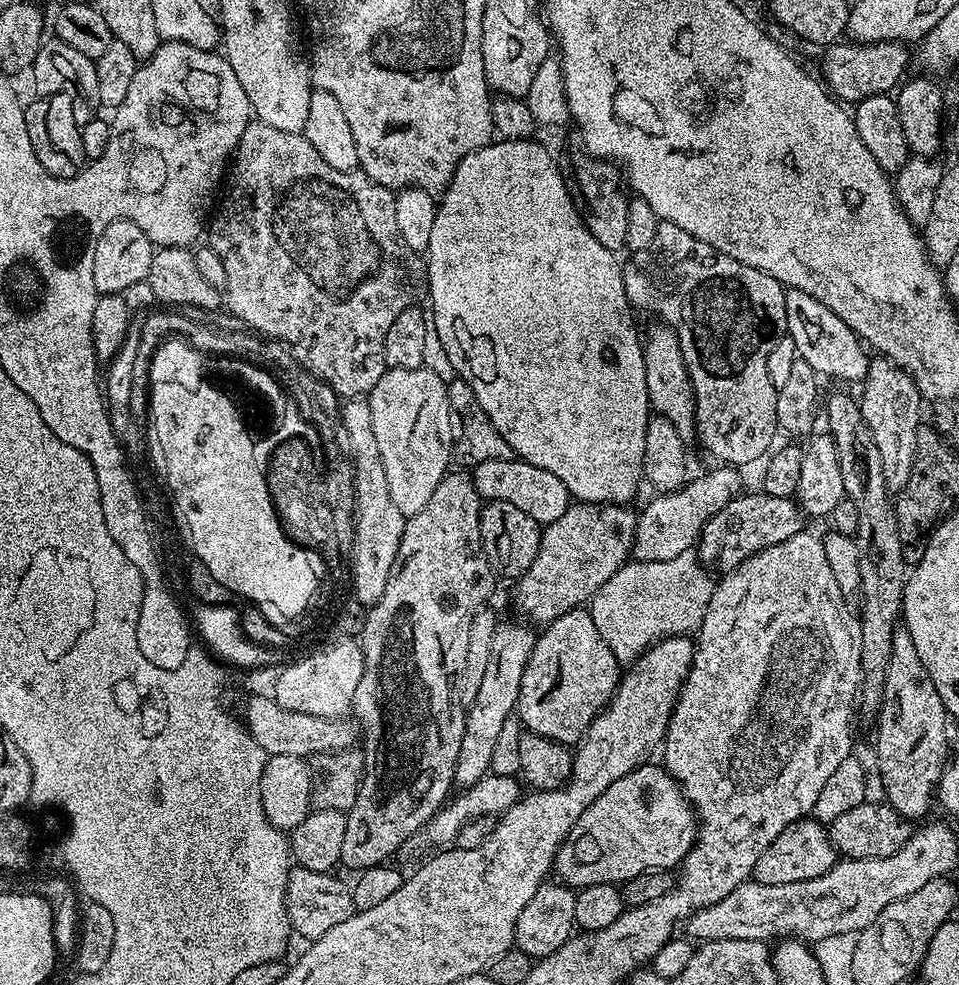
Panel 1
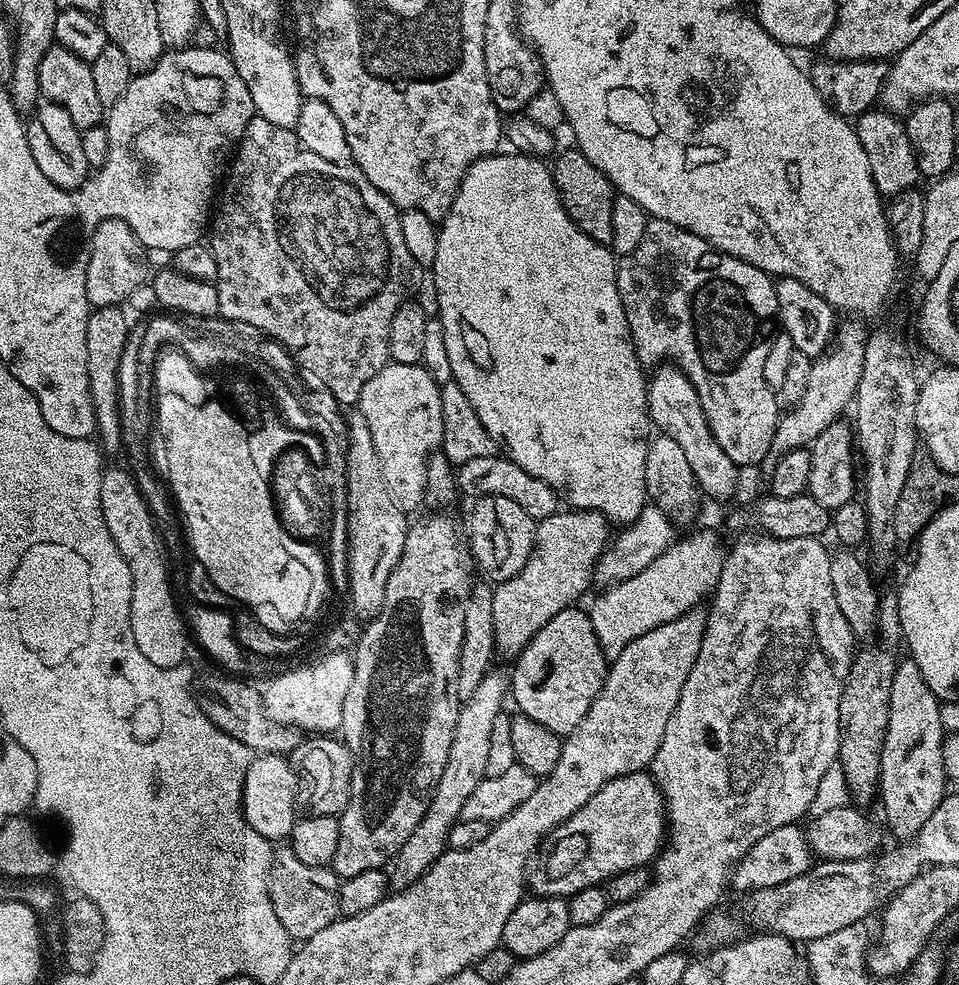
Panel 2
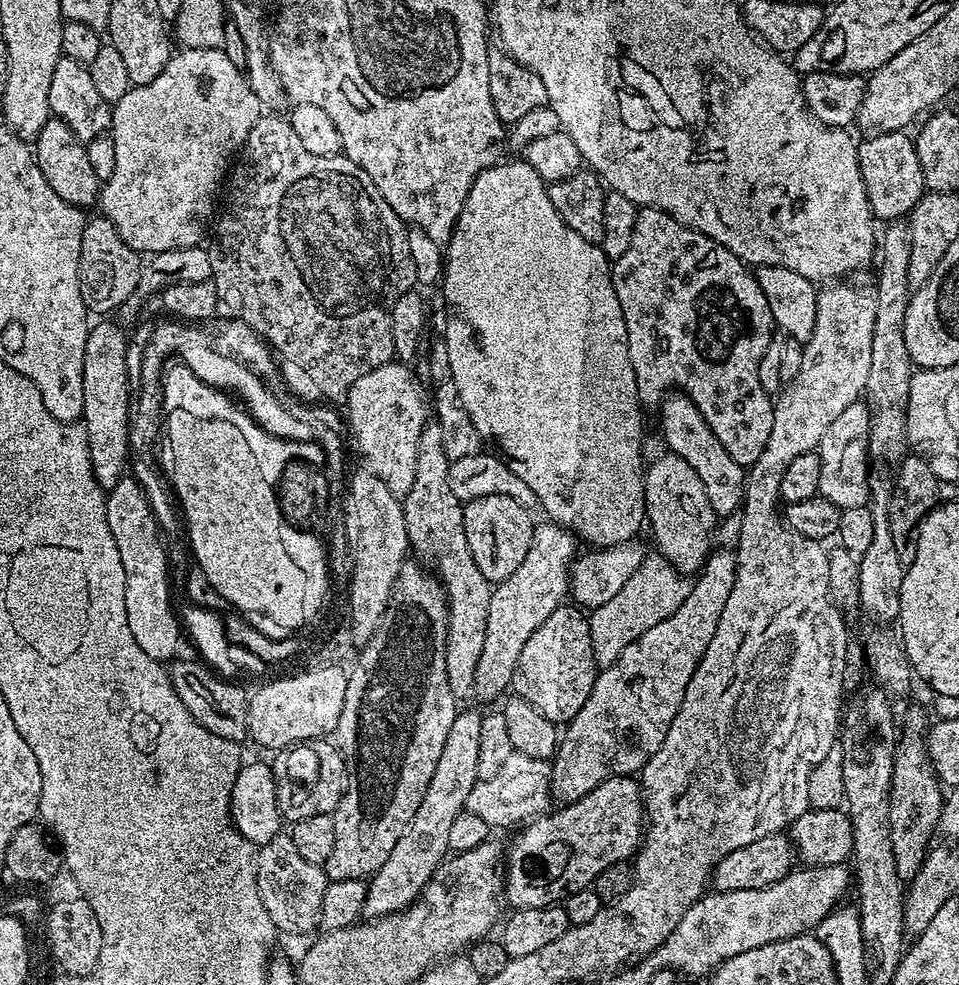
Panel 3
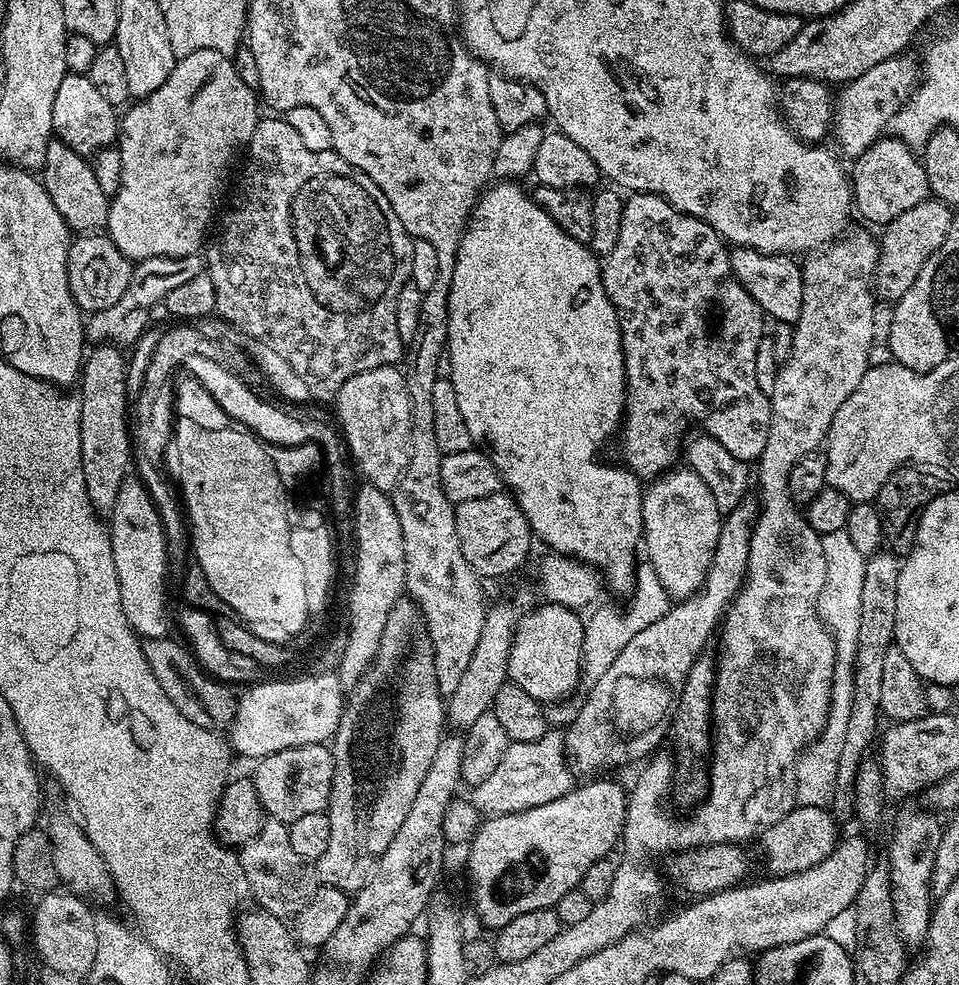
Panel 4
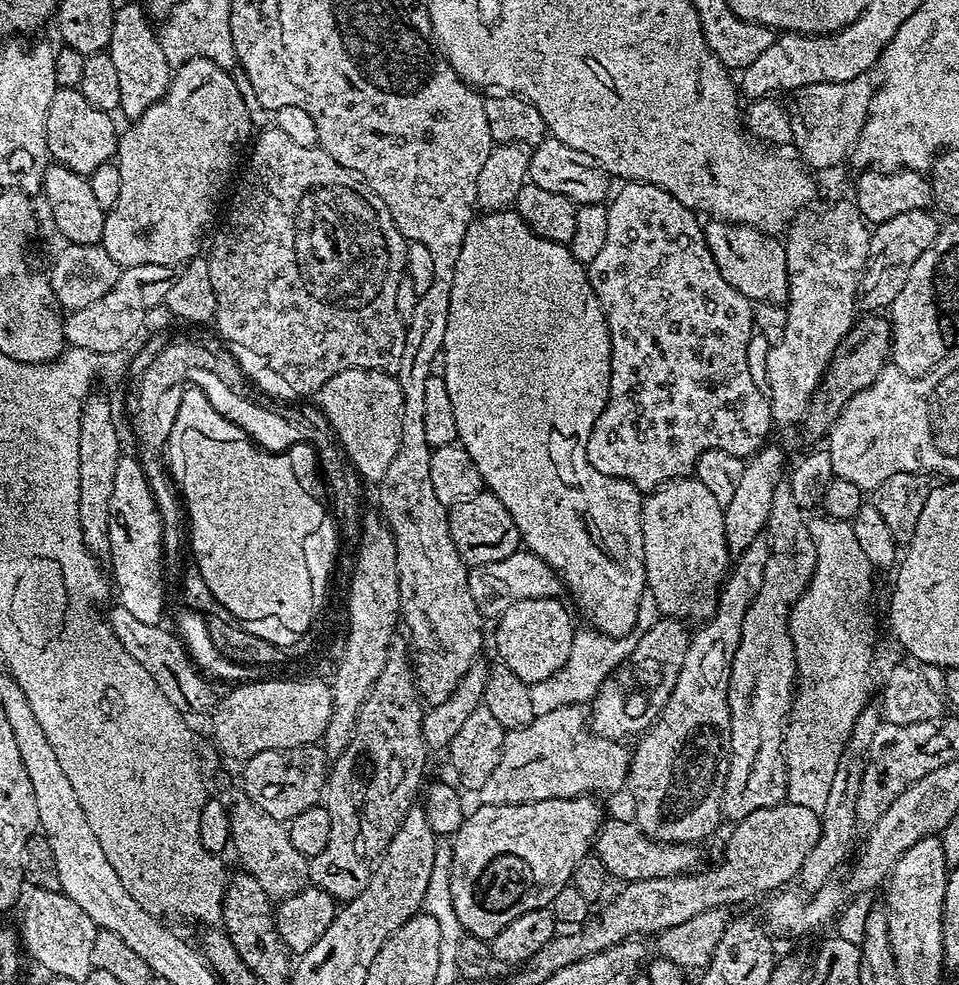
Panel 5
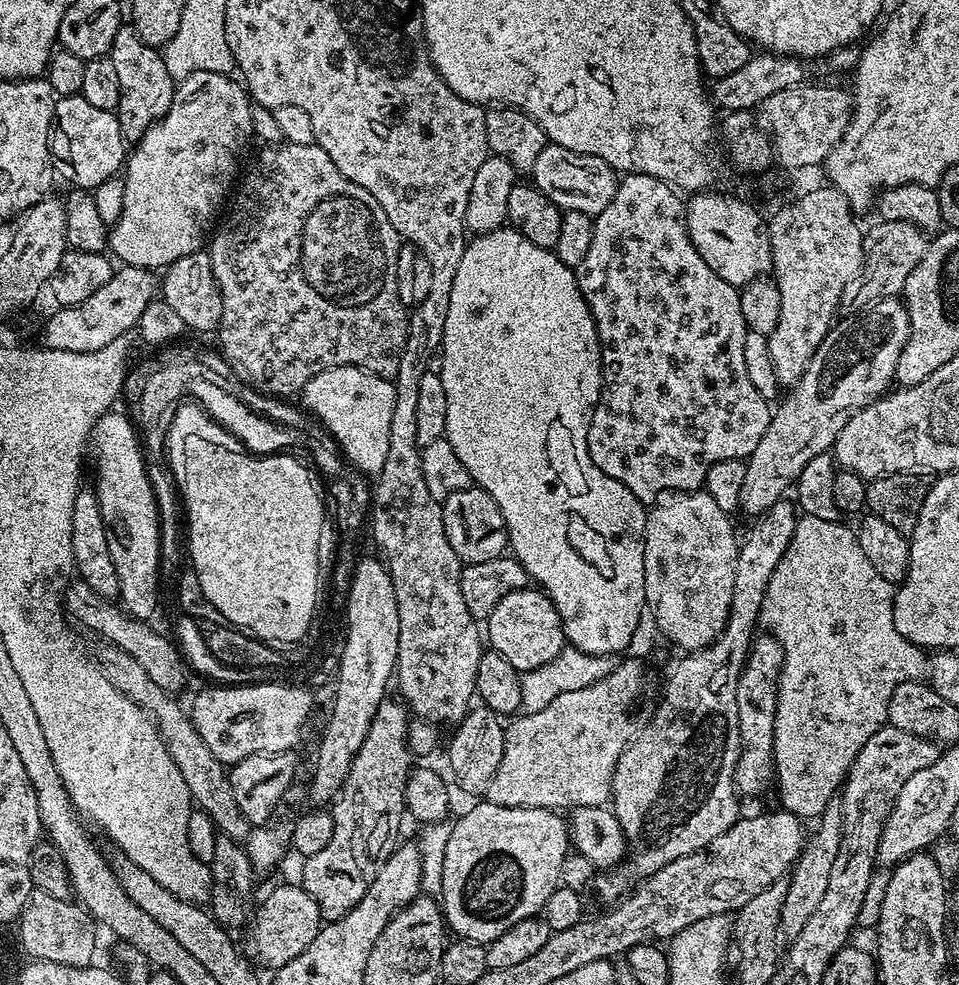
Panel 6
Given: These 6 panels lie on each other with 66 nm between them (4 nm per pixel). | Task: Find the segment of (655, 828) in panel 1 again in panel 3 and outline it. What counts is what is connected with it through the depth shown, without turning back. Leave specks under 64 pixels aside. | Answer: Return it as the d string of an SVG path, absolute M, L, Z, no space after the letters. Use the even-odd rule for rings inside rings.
M632 776L610 778L573 804L557 809L557 812L549 811L525 823L515 833L517 836L512 849L506 852L503 899L507 903L509 900L513 909L559 905L570 894L578 894L578 890L591 888L598 874L606 870L606 866L631 861L640 849L646 827L644 797L639 783Z

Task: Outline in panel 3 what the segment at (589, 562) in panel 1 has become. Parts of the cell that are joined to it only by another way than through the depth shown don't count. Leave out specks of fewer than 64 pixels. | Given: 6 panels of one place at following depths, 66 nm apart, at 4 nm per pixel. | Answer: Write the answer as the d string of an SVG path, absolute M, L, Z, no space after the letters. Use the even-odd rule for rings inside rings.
M551 522L537 523L532 530L530 550L522 558L522 566L504 581L497 583L490 594L490 611L486 613L486 642L482 645L482 658L478 658L474 696L482 703L496 700L512 687L514 670L522 646L554 614L559 604L565 603L570 592L570 569L578 555L578 540L569 529Z

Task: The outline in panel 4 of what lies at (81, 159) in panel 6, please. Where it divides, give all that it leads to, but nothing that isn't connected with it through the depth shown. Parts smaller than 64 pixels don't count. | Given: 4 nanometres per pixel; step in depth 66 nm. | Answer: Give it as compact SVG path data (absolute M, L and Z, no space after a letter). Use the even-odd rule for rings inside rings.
M69 74L62 78L62 86L58 86L58 94L54 94L54 114L52 115L52 131L55 137L66 146L85 158L100 152L103 148L115 145L118 140L118 112L102 94L98 94L98 86L90 82L87 74Z

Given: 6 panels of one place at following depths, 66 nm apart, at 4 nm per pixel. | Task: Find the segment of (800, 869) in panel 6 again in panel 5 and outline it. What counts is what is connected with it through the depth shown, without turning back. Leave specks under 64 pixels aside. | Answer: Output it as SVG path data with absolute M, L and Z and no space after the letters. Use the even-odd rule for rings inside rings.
M869 706L858 714L858 722L854 722L854 730L844 749L842 758L838 758L838 770L834 770L834 779L830 785L830 794L826 797L826 806L822 806L820 813L820 833L818 842L814 842L814 850L802 862L802 870L798 877L798 884L805 893L811 894L818 891L823 884L833 879L833 872L836 866L847 856L852 848L852 839L856 836L858 806L858 790L862 784L862 770L864 759L868 757L870 742L874 733L882 722L881 709L876 706Z

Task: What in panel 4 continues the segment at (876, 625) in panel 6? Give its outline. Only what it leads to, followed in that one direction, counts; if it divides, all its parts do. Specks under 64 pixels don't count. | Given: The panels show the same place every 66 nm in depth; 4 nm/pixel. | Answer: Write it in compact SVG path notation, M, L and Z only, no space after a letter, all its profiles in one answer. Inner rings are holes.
M834 532L820 537L822 554L826 554L826 586L820 595L818 615L824 627L836 640L836 676L832 679L832 705L828 708L828 720L822 735L813 740L796 761L796 803L828 808L836 793L838 754L842 754L842 738L846 738L846 726L850 722L852 705L852 674L856 666L858 630L862 626L862 582L866 578L866 557L858 552L850 535Z

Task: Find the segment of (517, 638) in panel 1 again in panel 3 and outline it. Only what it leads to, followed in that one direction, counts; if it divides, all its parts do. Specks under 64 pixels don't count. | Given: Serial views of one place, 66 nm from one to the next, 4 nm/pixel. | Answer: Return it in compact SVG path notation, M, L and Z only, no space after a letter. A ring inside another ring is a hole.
M457 711L454 726L450 726L450 735L446 737L446 746L442 746L442 758L438 758L438 767L434 769L434 778L430 778L430 786L426 786L426 795L418 806L418 814L410 826L406 826L402 838L394 842L390 858L386 858L386 862L382 862L380 869L367 881L364 916L369 921L378 920L381 916L393 916L395 912L402 912L415 904L430 878L449 855L450 826L454 826L454 818L465 811L466 798L470 798L470 790L474 790L478 780L481 717L479 711Z

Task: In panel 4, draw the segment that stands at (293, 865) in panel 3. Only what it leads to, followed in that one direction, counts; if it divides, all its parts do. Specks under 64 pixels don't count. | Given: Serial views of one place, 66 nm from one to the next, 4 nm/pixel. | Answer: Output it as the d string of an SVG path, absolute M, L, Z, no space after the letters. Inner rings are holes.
M265 819L260 825L260 835L246 841L238 855L248 879L251 899L256 899L255 903L261 909L281 918L295 918L312 901L312 895L318 887L317 881L305 860L294 854L294 849L290 846L288 825L281 820Z

